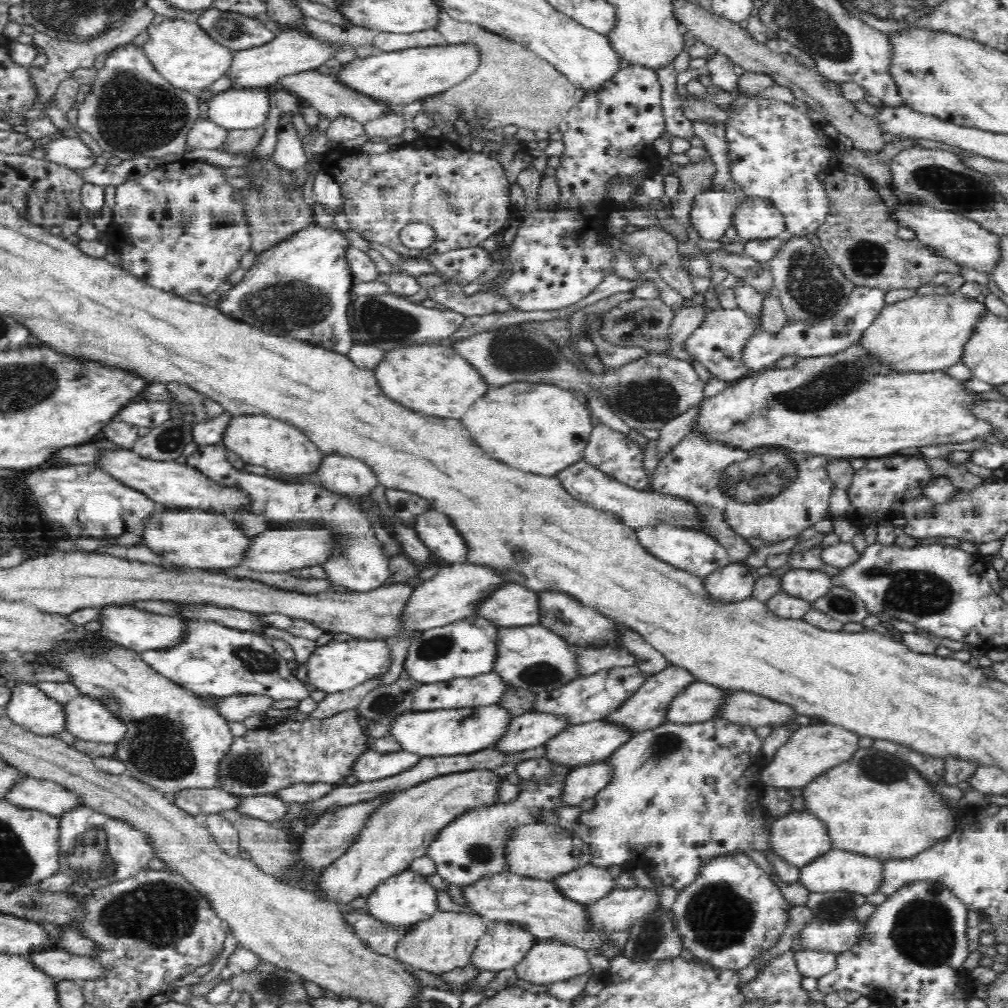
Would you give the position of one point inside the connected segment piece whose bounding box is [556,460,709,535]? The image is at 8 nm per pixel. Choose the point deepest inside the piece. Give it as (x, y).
(635, 508)

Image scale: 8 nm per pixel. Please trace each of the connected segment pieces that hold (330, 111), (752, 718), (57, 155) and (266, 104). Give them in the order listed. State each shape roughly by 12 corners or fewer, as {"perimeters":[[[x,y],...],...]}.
{"perimeters":[[[318,68],[277,78],[320,111],[320,130],[340,115],[362,124],[386,109]],[[730,692],[719,717],[754,727],[800,718],[790,704]],[[77,137],[50,142],[48,159],[72,170],[96,156]],[[230,87],[208,103],[228,129],[264,125],[267,87]]]}

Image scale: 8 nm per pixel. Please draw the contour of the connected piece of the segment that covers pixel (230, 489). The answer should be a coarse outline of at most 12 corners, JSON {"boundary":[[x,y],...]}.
{"boundary":[[131,450],[96,464],[159,506],[229,517],[254,497],[176,459]]}

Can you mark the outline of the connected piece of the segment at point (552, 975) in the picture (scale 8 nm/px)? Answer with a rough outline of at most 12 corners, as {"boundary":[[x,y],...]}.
{"boundary":[[541,939],[514,968],[548,984],[593,974],[590,954]]}

